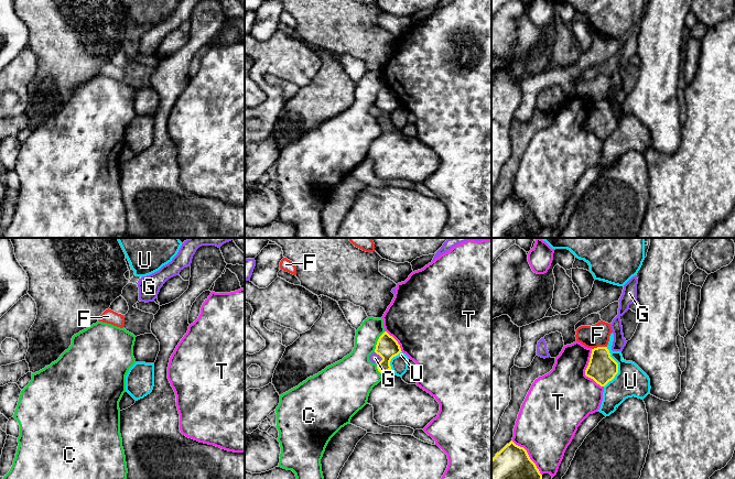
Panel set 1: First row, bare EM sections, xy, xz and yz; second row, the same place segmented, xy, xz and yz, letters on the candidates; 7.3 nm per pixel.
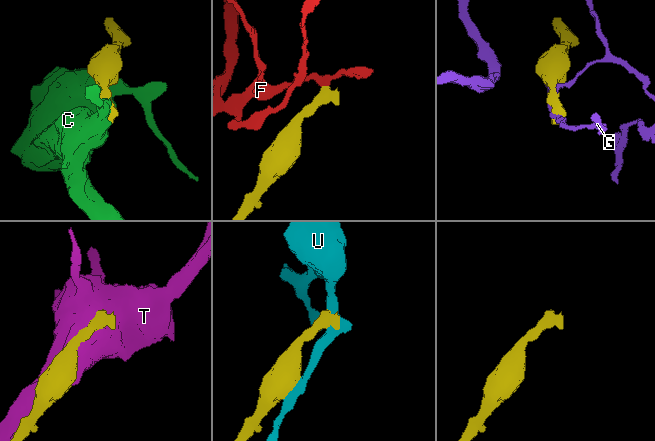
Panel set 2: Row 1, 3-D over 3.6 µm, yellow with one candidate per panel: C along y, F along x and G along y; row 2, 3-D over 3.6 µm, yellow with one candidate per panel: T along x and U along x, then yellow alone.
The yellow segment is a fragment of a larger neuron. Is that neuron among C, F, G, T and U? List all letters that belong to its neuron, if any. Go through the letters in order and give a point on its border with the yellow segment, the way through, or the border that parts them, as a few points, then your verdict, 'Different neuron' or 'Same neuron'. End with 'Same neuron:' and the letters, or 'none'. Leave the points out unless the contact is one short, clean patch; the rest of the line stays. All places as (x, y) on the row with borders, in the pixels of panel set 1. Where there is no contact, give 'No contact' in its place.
C: Touches yellow at xz (377, 341). Boundary: xz (385, 330), (379, 337), (374, 351). Different neuron
F: Touches yellow at yz (598, 347). Different neuron
G: Touches yellow at xz (381, 357). Different neuron
T: Touches yellow at yz (585, 371). Different neuron
U: Touches yellow at yz (617, 367). Different neuron
Same neuron: none

